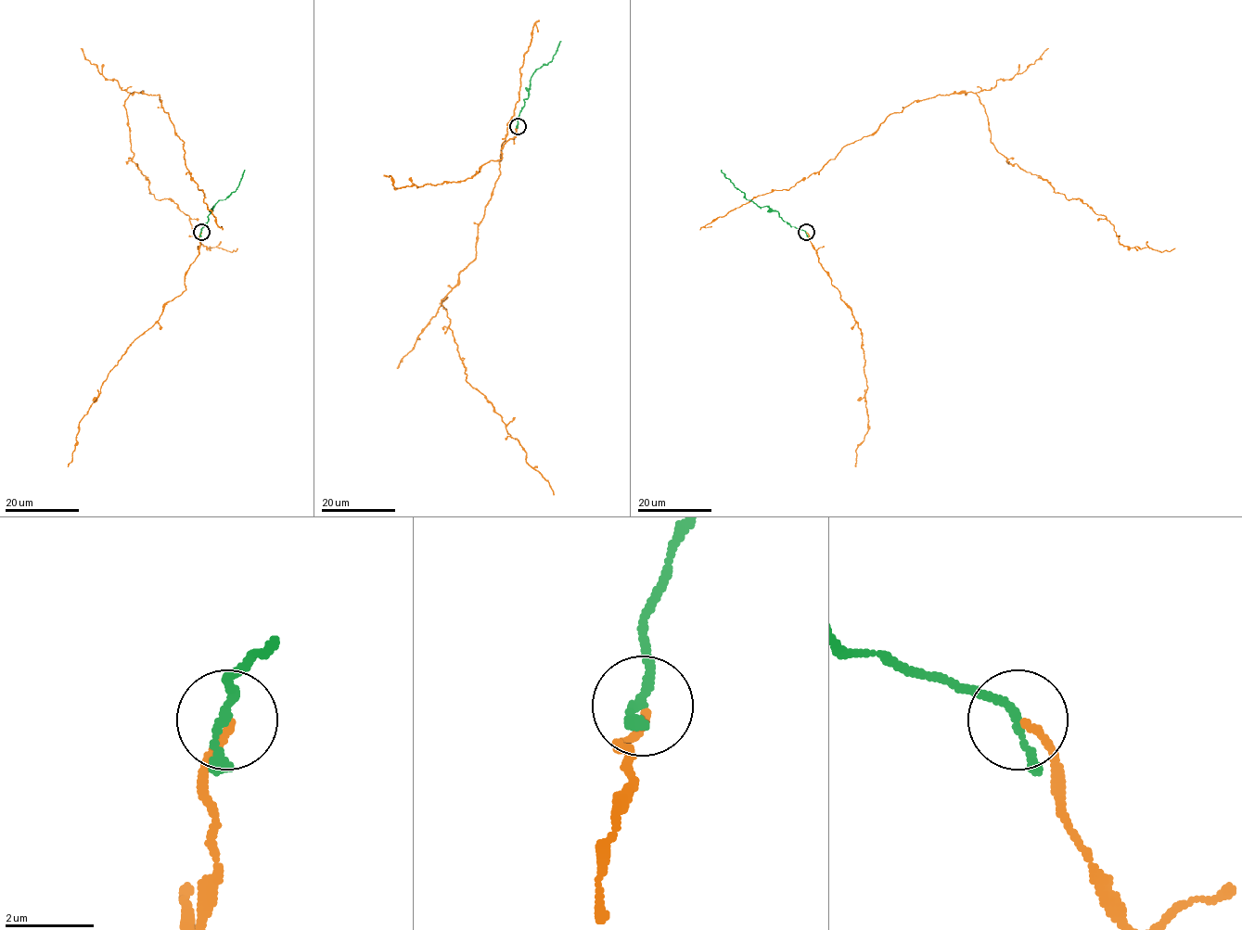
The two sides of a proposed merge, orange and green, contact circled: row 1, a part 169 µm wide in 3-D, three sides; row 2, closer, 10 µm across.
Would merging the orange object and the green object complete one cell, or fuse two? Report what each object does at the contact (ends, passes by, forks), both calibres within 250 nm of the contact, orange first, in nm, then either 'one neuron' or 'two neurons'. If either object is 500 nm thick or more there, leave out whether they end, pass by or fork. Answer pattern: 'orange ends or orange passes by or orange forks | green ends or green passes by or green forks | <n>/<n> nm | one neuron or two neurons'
orange ends | green passes by | 170/170 nm | one neuron

